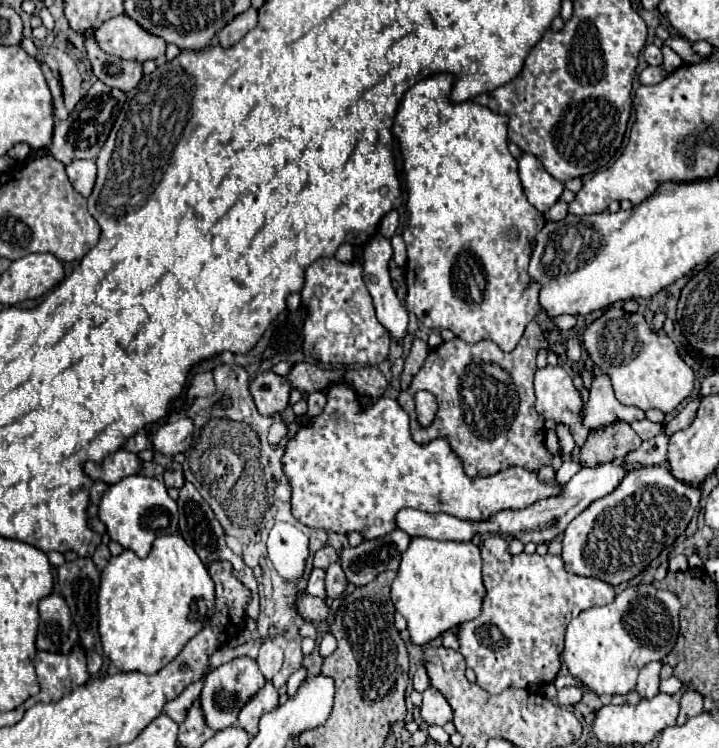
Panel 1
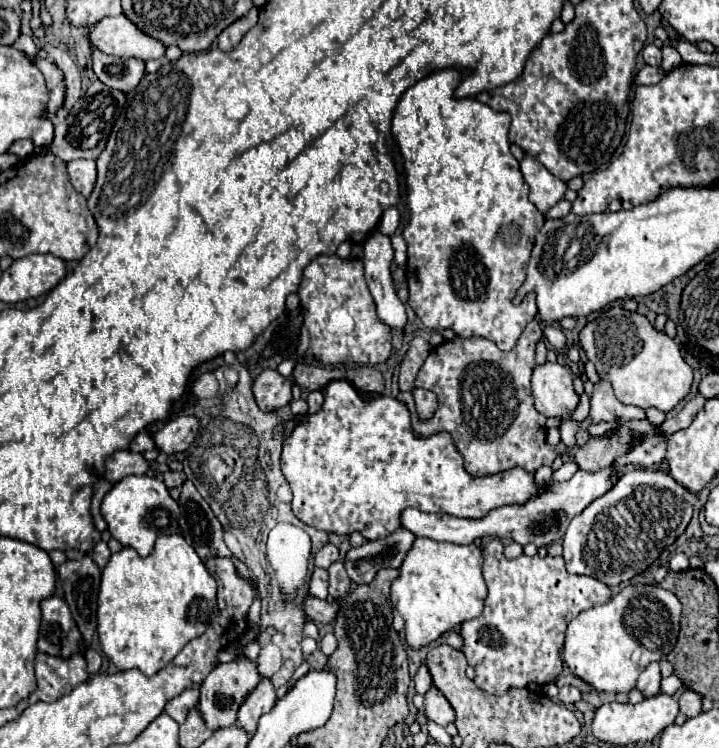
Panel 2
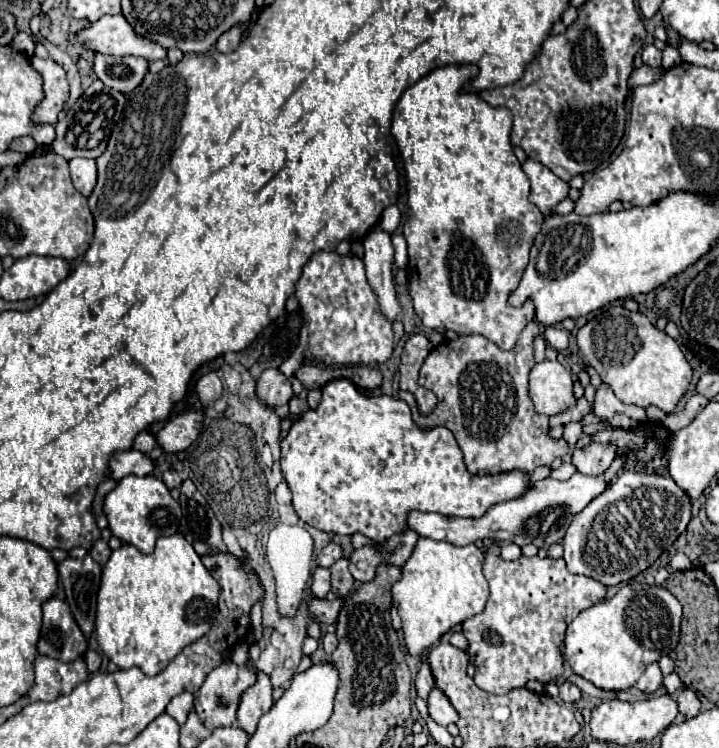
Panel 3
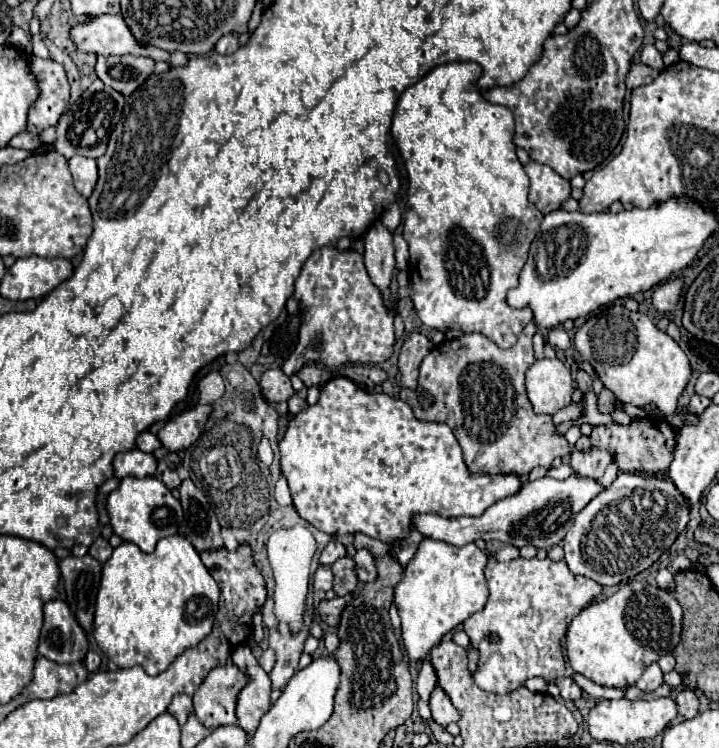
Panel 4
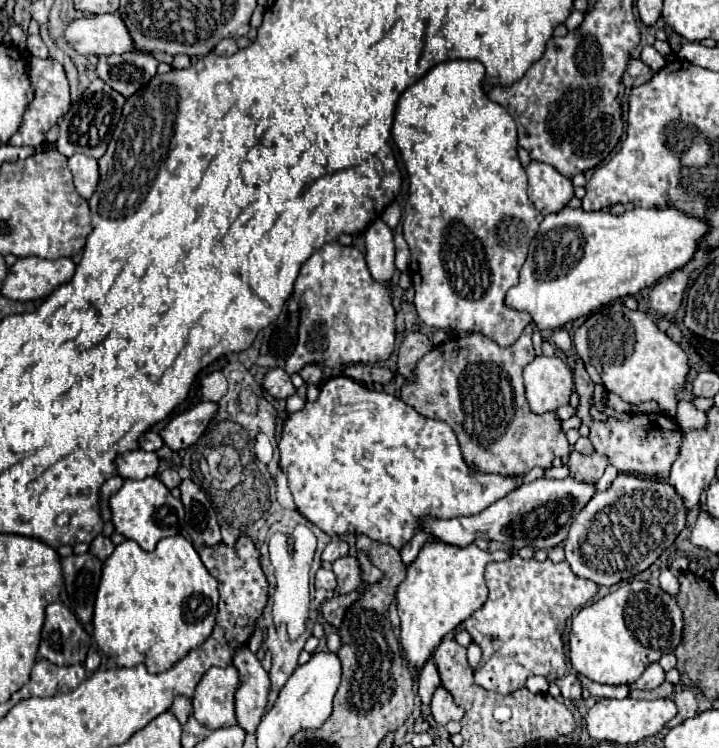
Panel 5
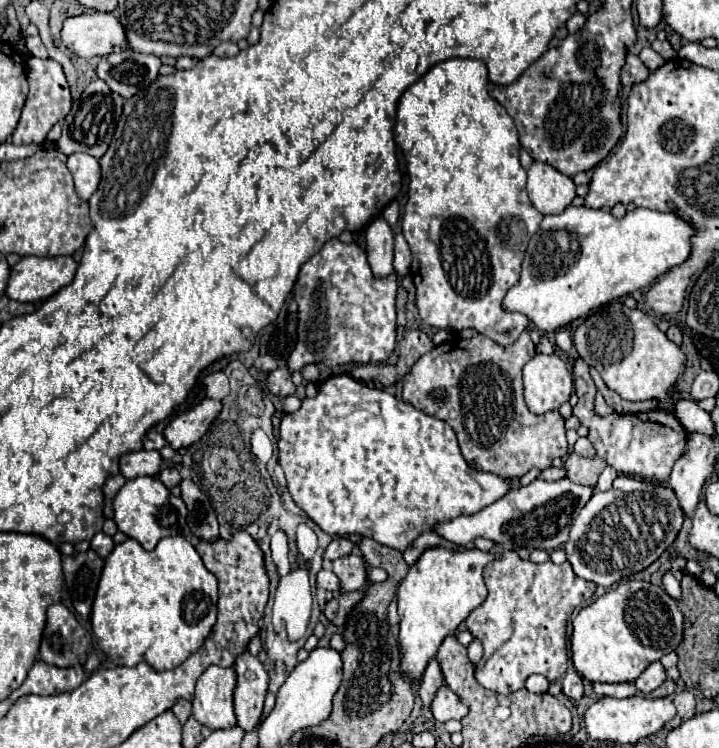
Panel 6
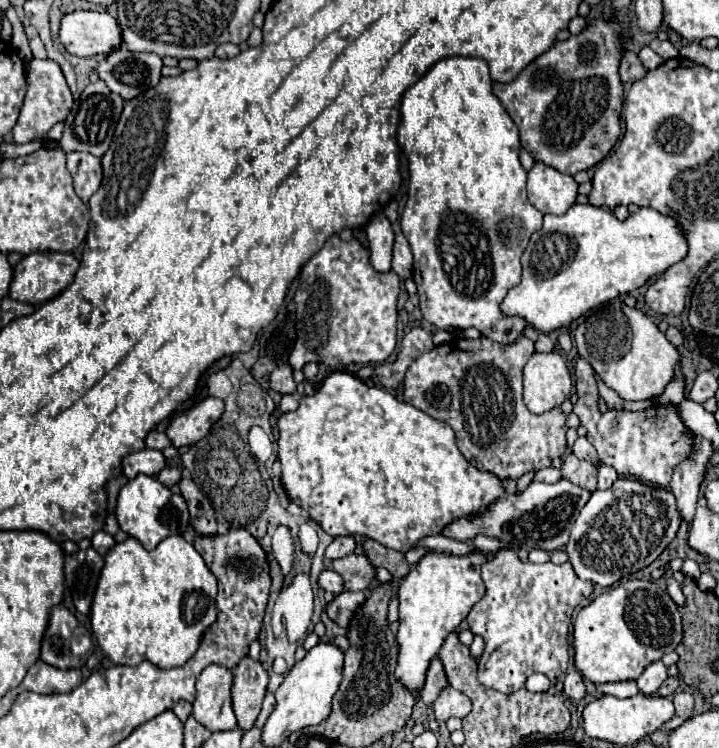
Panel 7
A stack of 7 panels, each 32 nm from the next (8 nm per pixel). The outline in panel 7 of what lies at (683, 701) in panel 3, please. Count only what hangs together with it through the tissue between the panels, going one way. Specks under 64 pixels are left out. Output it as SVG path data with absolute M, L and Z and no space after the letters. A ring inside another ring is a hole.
M690 692L674 694L674 706L676 706L676 716L662 726L664 730L674 730L674 728L678 728L682 722L686 722L692 716L692 710L694 710L692 694Z

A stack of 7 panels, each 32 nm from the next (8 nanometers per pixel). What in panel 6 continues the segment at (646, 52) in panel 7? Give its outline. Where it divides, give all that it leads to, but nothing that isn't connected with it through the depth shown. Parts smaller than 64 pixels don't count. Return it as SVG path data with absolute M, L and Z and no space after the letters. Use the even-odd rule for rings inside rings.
M646 46L646 48L642 48L642 52L640 52L640 60L654 72L654 70L658 70L660 66L664 66L664 58L658 54L658 52L654 52L650 46Z

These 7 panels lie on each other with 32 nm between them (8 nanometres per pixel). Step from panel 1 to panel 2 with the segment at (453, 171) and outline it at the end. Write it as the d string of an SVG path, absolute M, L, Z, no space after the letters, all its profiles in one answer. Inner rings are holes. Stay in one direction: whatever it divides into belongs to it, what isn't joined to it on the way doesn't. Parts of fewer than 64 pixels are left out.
M440 70L434 72L432 76L426 76L424 80L416 82L412 88L408 88L408 92L404 92L402 100L396 106L394 112L394 120L392 120L392 134L398 140L402 158L404 158L404 170L406 170L406 182L408 182L408 210L410 210L410 218L408 224L404 226L404 240L408 244L408 264L406 264L406 280L408 280L408 304L412 306L414 314L422 320L422 324L426 328L432 330L446 330L450 328L456 336L460 338L488 338L492 342L498 344L500 350L512 350L518 342L518 338L522 336L526 324L538 314L538 306L536 306L536 296L534 294L526 294L522 298L522 302L514 304L512 298L518 296L518 290L522 288L524 280L526 280L526 268L528 268L528 260L530 260L530 252L534 246L534 236L536 232L544 226L546 218L544 214L538 212L538 208L528 200L528 188L524 188L524 180L520 176L520 168L518 168L518 160L510 154L510 142L508 142L508 112L494 112L492 108L488 108L486 104L480 104L474 98L464 98L464 100L456 100L454 88L460 82L460 72L456 70Z

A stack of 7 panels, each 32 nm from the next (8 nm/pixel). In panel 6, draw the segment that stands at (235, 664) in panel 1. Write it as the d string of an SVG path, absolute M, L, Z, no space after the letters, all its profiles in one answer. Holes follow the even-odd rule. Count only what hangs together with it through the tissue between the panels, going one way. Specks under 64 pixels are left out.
M210 666L200 676L196 684L194 718L208 726L210 730L230 728L236 724L234 716L234 688L236 688L236 670Z

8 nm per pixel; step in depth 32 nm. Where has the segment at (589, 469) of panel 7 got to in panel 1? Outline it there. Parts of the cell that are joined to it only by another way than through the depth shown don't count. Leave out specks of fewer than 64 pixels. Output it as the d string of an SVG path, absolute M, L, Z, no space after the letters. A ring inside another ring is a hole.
M606 424L588 434L586 444L580 448L582 466L596 466L624 458L628 452L642 444L638 434L628 424Z

